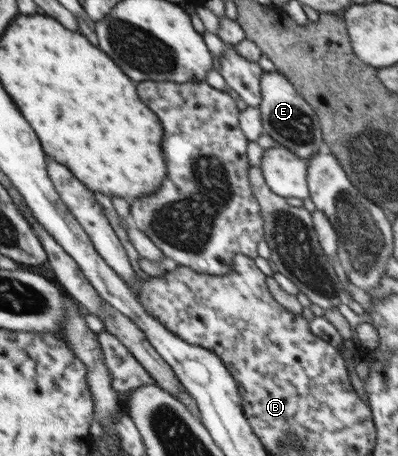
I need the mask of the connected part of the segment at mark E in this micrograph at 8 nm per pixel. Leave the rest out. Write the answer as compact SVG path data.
M276 70L264 72L260 81L262 101L258 106L261 111L262 125L274 142L280 147L289 149L299 159L309 162L313 155L321 152L321 144L325 144L322 128L316 110L305 101L296 89Z

